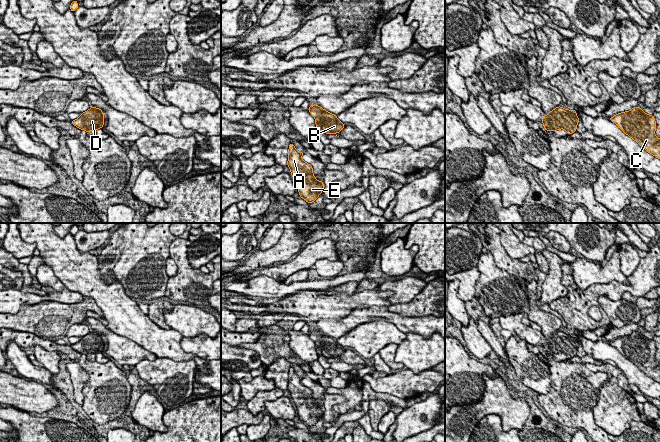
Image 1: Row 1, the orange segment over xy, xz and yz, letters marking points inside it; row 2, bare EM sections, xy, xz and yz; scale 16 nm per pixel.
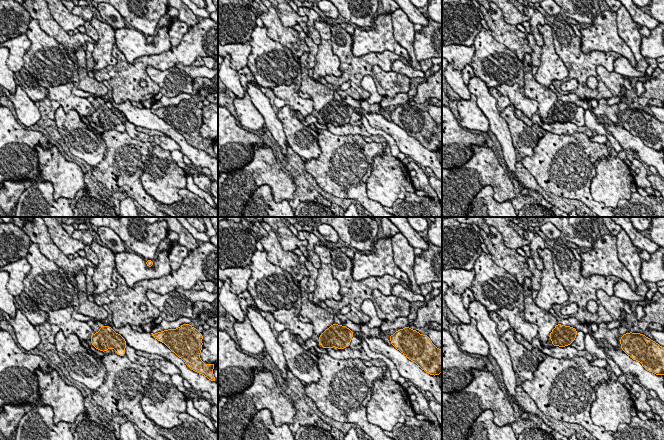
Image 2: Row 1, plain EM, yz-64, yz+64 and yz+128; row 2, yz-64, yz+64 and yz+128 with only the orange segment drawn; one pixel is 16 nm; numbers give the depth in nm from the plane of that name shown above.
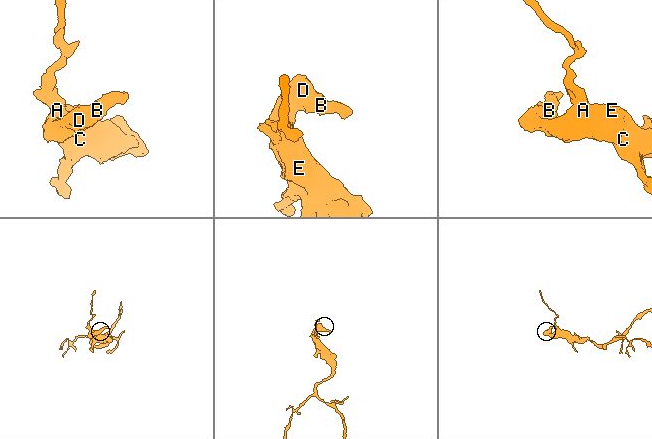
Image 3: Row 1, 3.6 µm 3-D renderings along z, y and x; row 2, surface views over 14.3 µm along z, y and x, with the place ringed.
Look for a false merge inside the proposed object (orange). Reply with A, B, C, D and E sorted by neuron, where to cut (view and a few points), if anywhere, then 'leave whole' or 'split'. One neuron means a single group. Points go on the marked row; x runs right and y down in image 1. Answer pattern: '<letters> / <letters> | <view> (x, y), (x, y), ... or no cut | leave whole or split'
A B C D E | no cut | leave whole

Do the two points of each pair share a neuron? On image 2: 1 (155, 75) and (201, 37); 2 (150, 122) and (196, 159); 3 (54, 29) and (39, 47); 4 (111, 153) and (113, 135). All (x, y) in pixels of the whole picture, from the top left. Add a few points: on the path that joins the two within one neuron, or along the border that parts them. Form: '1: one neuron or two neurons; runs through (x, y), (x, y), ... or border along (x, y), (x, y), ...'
1: two neurons; border along (174, 65), (164, 70), (148, 66), (146, 73)
2: one neuron; runs through (162, 126), (170, 131), (185, 147)
3: two neurons; border along (33, 19), (48, 35), (68, 50)
4: one neuron; runs through (112, 149), (112, 139)

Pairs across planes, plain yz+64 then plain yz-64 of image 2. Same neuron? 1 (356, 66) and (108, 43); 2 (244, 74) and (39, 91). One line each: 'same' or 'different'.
1: different
2: same

